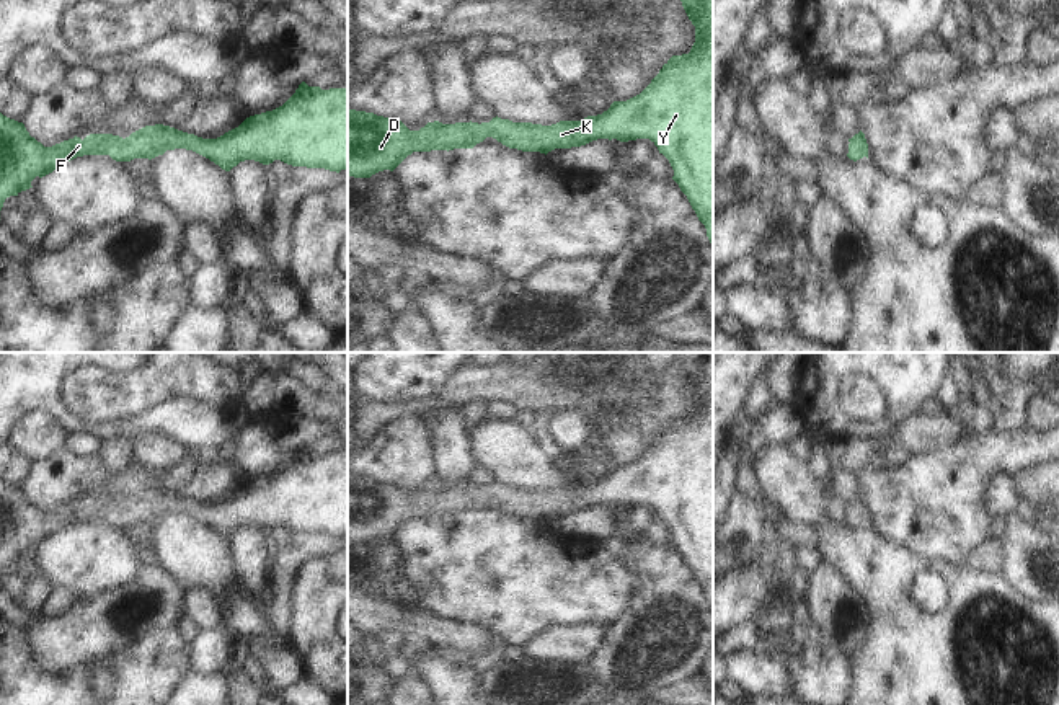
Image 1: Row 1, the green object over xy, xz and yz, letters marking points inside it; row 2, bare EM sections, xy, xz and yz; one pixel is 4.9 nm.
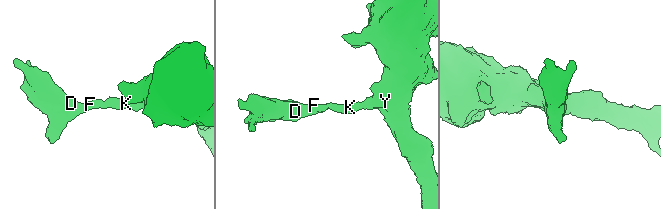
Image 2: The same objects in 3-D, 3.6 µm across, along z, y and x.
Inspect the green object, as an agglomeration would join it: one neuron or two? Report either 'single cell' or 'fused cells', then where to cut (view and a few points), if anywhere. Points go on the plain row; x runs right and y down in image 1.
single cell; cut none

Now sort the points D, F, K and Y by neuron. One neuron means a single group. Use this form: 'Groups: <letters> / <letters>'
Groups: D F K Y

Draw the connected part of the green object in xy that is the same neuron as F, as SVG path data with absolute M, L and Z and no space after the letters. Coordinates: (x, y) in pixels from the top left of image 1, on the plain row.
M302 447L282 472L250 481L238 493L217 504L202 504L170 491L155 490L145 491L126 504L113 499L90 499L83 506L75 501L52 512L44 512L29 501L23 488L0 478L0 576L7 563L33 553L31 547L36 542L42 543L77 522L109 521L116 527L152 525L175 514L193 516L225 537L245 525L263 530L281 525L292 532L325 534L339 539L348 535L348 454L321 455Z

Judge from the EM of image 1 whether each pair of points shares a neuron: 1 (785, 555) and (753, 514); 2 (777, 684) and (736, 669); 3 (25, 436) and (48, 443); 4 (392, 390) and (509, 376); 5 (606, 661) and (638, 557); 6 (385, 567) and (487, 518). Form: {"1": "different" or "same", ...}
{"1": "different", "2": "same", "3": "same", "4": "different", "5": "same", "6": "different"}

